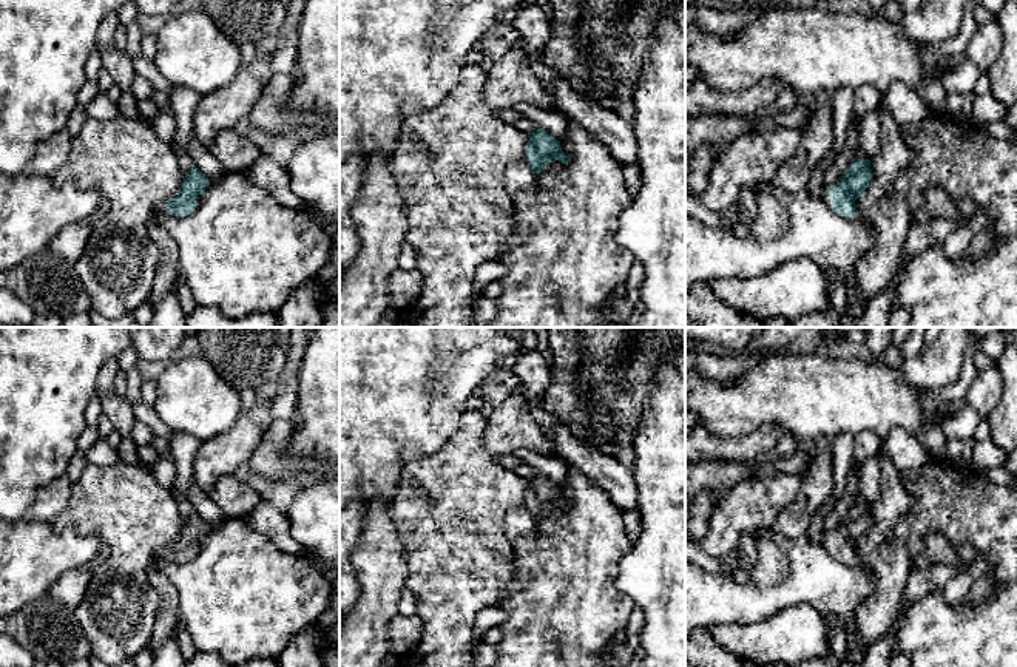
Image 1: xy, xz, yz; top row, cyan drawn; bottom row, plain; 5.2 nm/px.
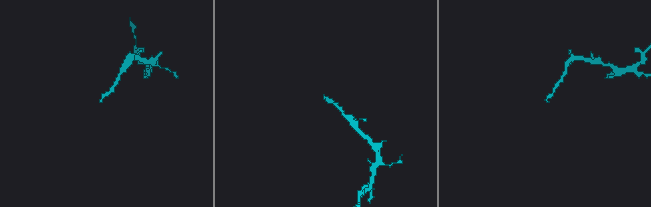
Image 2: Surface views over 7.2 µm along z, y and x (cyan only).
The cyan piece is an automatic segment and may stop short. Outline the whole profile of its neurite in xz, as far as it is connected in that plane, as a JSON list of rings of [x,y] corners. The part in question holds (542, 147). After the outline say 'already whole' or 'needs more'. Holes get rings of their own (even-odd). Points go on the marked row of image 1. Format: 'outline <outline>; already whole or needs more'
outline [[[536,128],[528,137],[525,161],[537,174],[542,173],[543,167],[552,159],[557,159],[562,164],[569,161],[562,151],[560,141],[554,139],[545,130]]]; already whole

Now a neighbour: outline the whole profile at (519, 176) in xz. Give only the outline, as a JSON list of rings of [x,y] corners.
[[[523,159],[512,162],[505,173],[505,188],[512,196],[519,191],[536,191],[537,173]]]

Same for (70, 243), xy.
[[[90,218],[73,222],[62,229],[49,242],[49,249],[62,258],[76,262],[80,259],[88,238],[91,235],[93,221]]]

